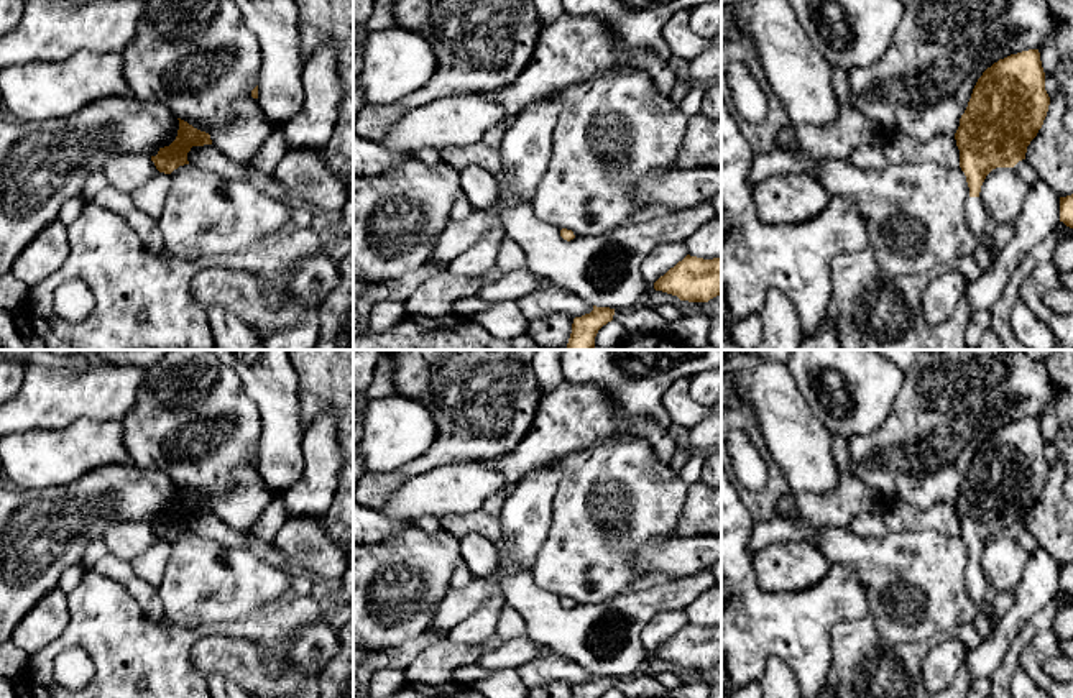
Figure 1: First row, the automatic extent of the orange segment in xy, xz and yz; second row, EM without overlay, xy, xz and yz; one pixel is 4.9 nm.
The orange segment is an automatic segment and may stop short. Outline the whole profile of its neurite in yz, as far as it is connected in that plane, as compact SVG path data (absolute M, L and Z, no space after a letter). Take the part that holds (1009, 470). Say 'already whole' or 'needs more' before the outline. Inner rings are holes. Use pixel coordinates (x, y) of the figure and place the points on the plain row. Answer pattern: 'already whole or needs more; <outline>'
needs more; M1038 417L999 427L978 447L955 501L960 535L969 563L965 572L971 599L979 606L973 622L981 641L992 632L983 599L986 578L979 565L986 544L996 535L1014 535L1043 493L1050 473Z

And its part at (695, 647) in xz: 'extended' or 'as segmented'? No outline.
as segmented

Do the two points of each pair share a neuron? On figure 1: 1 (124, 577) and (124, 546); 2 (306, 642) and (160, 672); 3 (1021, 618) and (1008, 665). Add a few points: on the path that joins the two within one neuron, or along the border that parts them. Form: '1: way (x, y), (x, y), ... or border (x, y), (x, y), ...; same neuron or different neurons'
1: border (109, 551), (130, 562); different neurons
2: border (316, 619), (304, 624), (288, 646); different neurons
3: border (1042, 608), (1027, 621), (996, 669); different neurons

